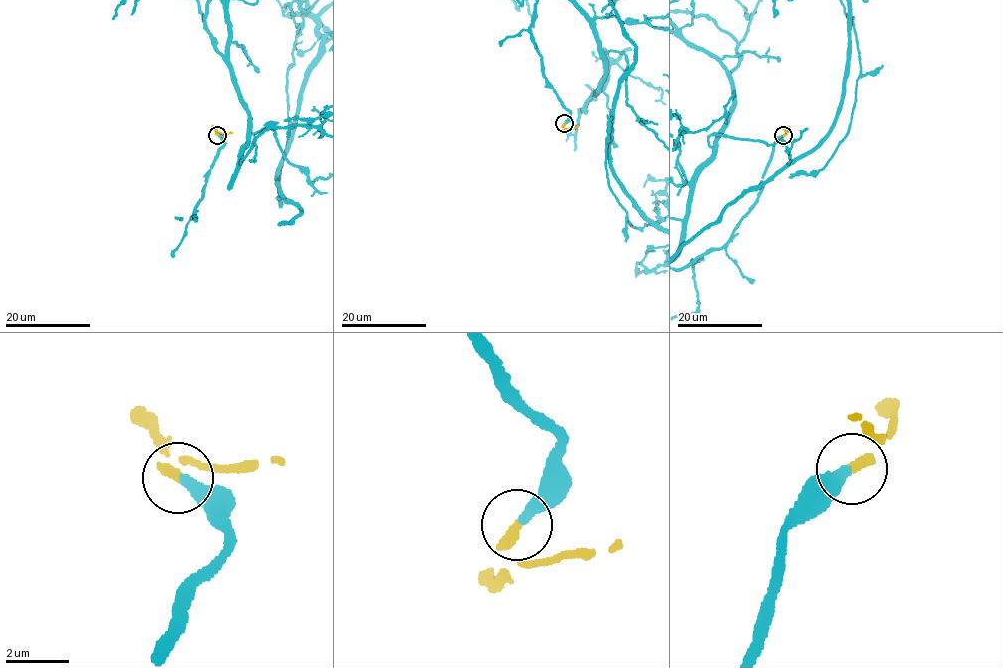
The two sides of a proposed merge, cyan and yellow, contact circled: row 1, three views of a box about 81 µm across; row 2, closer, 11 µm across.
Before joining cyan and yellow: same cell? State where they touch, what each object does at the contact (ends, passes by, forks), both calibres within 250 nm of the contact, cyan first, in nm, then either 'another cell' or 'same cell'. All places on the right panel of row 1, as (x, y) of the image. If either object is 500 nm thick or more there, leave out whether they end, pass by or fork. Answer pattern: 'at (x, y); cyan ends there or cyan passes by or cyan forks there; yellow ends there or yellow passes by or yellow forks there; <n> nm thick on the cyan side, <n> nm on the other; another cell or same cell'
at (783, 135); cyan ends there; yellow ends there; 360 nm thick on the cyan side, 360 nm on the other; same cell

